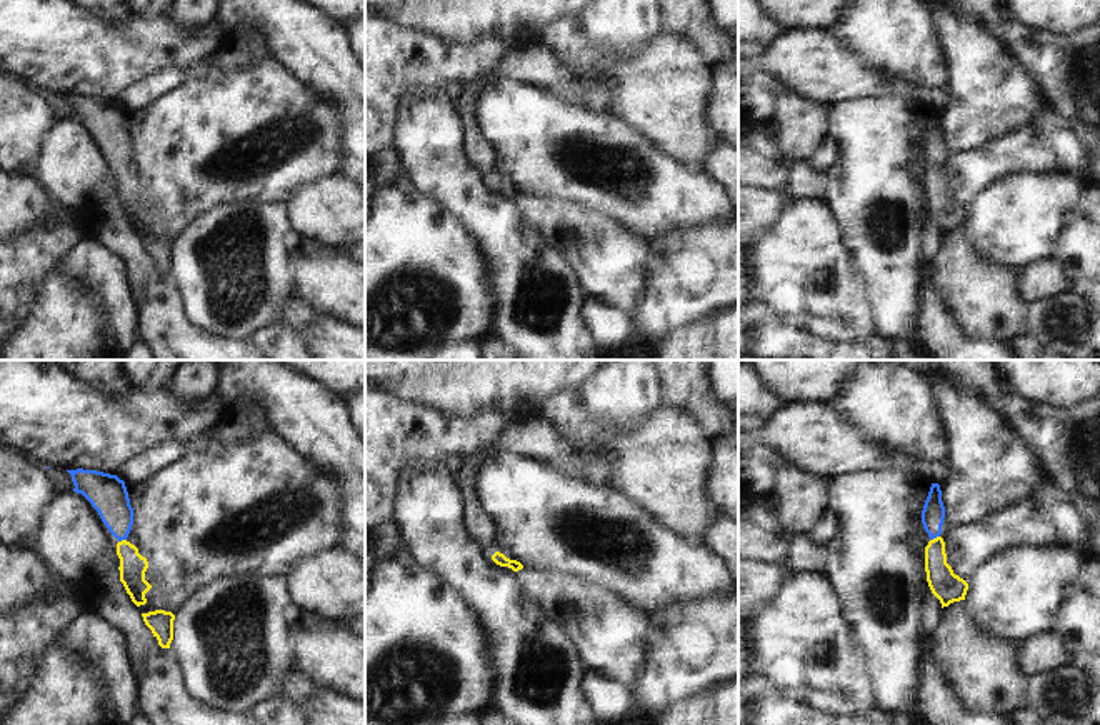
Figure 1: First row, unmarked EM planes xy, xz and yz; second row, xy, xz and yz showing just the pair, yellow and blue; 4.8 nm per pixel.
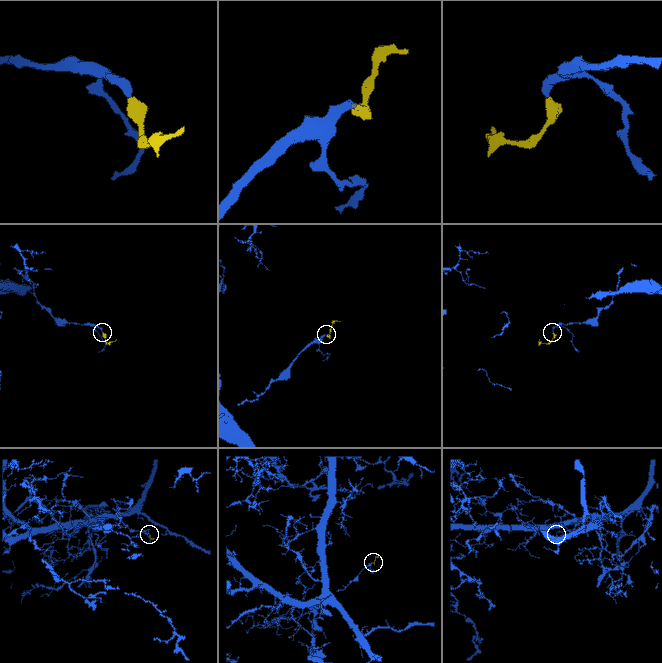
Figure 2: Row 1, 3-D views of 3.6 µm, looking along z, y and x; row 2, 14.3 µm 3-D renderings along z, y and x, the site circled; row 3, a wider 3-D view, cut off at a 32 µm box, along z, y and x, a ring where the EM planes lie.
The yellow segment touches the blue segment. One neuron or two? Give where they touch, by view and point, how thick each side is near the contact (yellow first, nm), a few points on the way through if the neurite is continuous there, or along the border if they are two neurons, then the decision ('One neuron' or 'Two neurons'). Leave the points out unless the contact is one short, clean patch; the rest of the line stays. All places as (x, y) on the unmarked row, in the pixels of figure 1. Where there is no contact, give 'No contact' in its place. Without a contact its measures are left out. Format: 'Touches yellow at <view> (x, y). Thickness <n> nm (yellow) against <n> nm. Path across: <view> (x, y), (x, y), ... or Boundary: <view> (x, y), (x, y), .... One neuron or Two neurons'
Touches yellow at yz (934, 165). Thickness 150 nm (yellow) against 110 nm. Path across: yz (945, 212), (935, 192), (934, 165), (934, 139). One neuron.

